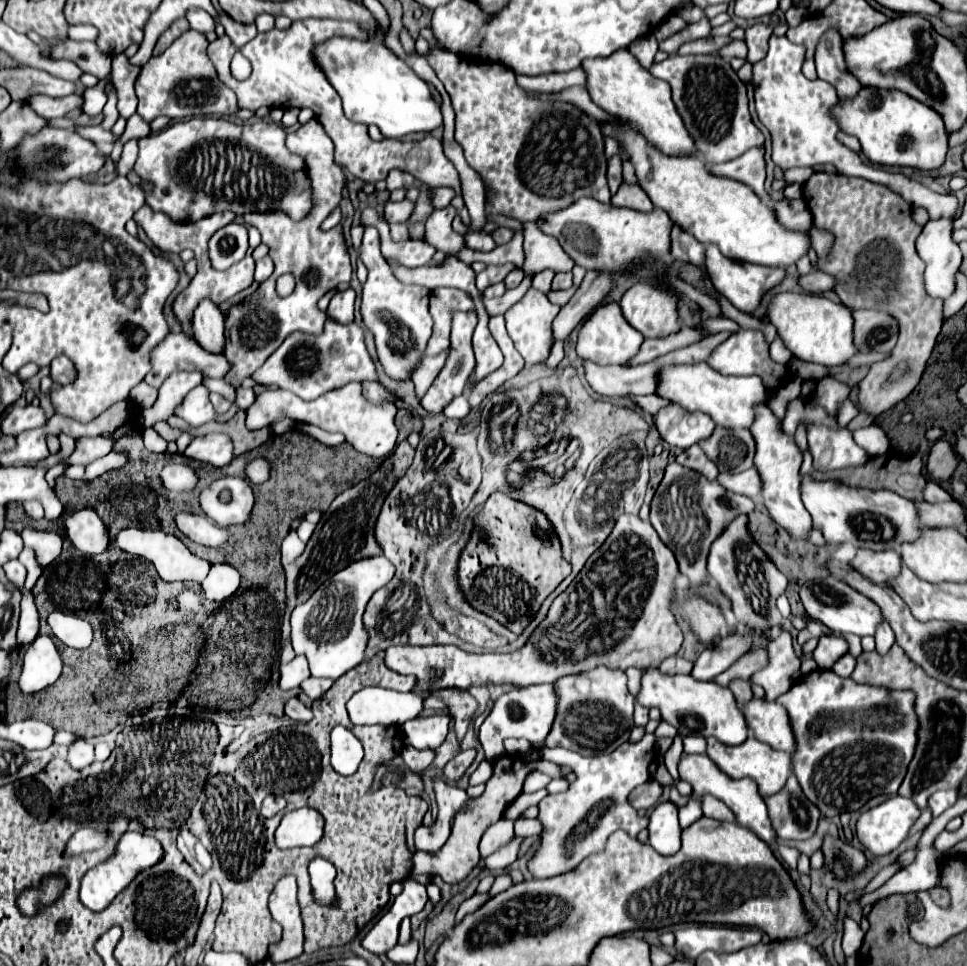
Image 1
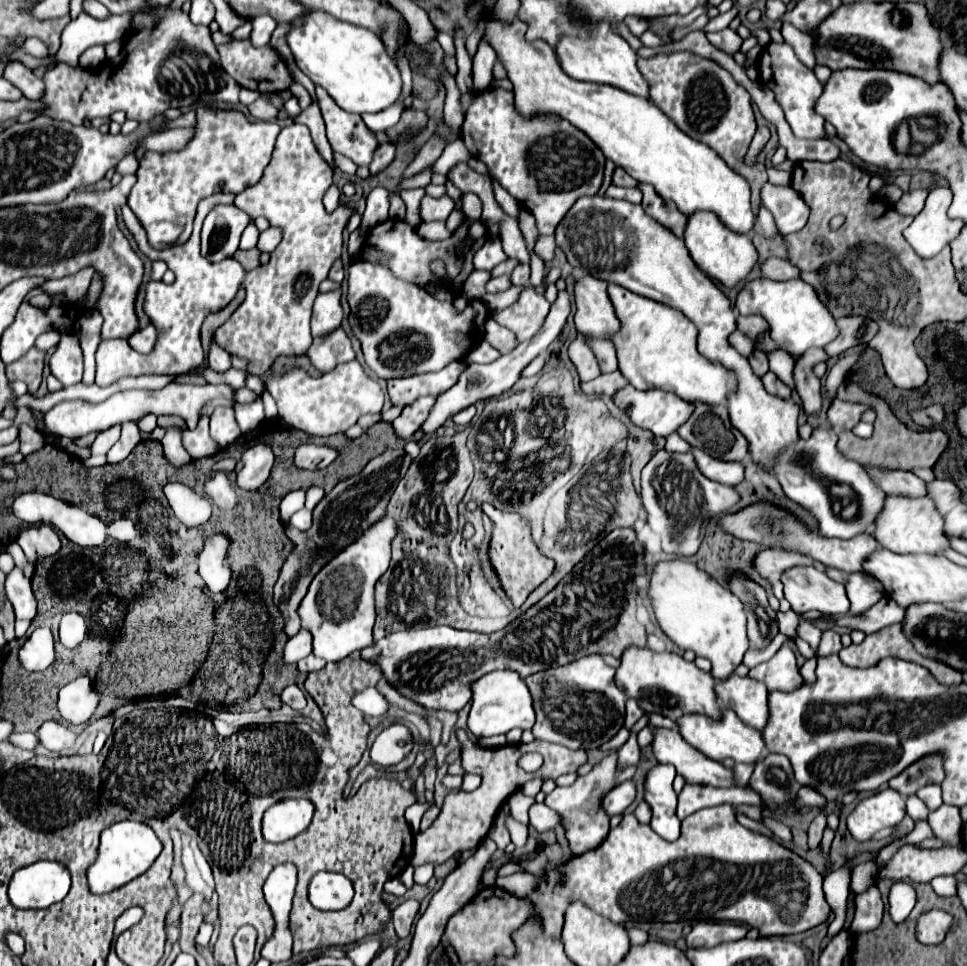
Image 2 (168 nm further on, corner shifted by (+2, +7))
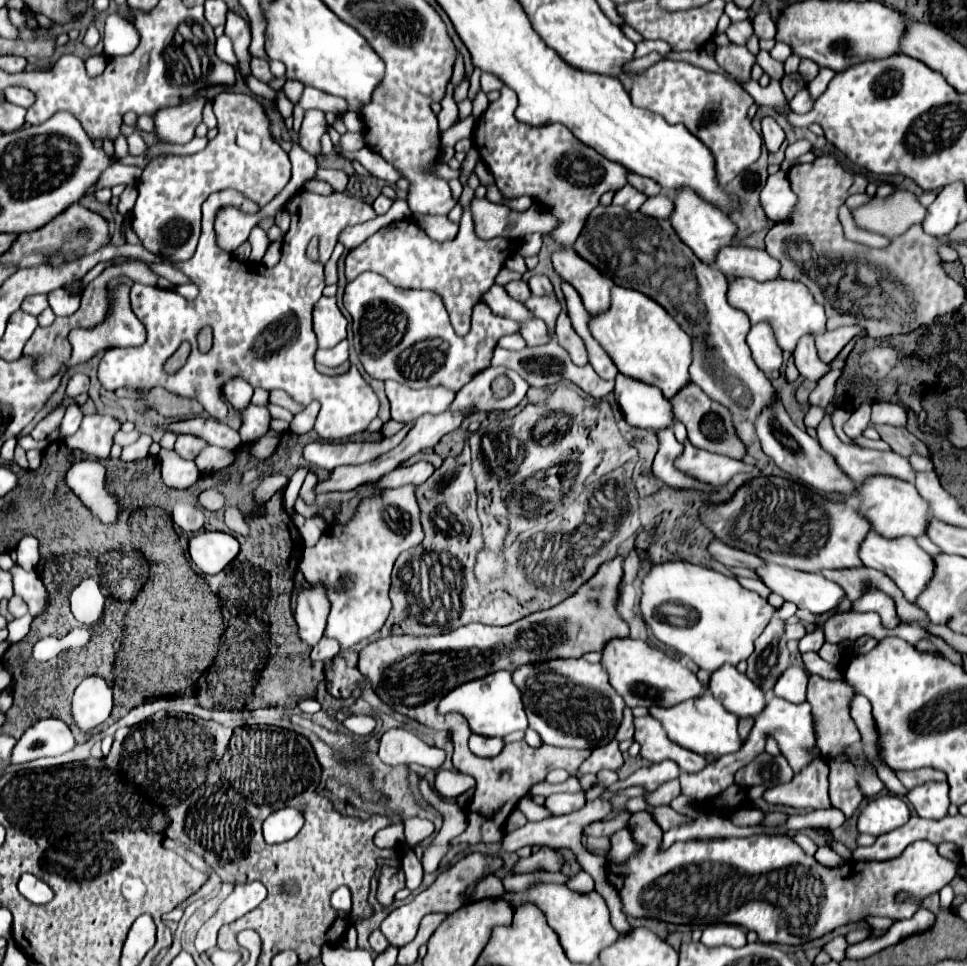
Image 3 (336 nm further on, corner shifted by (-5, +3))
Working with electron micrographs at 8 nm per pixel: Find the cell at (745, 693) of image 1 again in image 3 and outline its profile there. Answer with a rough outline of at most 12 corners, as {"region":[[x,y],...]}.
{"region":[[654,566],[640,612],[708,672],[736,666],[776,614],[736,578]]}

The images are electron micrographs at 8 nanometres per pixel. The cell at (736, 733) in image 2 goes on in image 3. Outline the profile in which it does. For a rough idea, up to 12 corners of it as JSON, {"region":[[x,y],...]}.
{"region":[[704,694],[650,708],[670,740],[702,756],[738,752],[738,718]]}

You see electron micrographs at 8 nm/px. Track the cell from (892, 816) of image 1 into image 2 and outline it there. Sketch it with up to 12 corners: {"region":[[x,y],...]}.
{"region":[[885,788],[855,806],[847,828],[857,842],[897,826],[905,798]]}

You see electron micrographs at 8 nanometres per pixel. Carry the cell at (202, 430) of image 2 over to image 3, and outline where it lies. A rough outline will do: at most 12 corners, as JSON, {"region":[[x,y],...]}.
{"region":[[178,436],[174,450],[186,460],[194,456],[206,444],[196,436]]}

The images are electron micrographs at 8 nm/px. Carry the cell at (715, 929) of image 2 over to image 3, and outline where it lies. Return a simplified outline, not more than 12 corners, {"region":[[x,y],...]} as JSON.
{"region":[[734,924],[703,928],[706,946],[744,946],[746,930]]}

